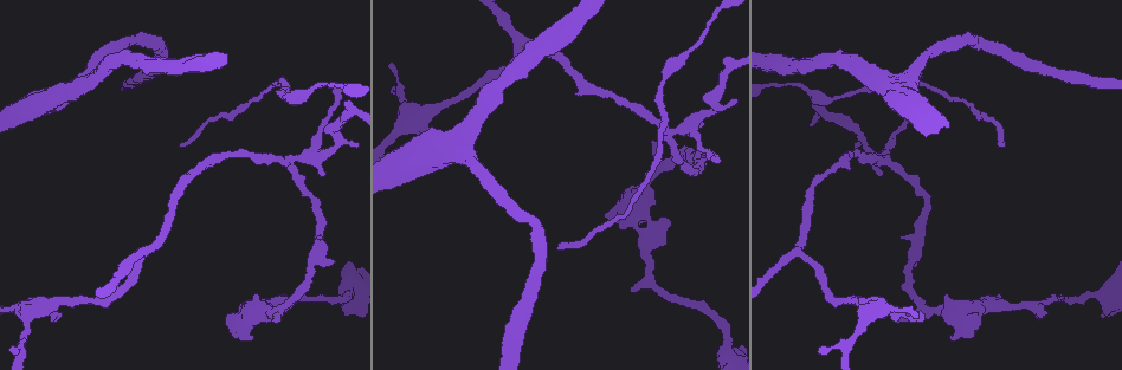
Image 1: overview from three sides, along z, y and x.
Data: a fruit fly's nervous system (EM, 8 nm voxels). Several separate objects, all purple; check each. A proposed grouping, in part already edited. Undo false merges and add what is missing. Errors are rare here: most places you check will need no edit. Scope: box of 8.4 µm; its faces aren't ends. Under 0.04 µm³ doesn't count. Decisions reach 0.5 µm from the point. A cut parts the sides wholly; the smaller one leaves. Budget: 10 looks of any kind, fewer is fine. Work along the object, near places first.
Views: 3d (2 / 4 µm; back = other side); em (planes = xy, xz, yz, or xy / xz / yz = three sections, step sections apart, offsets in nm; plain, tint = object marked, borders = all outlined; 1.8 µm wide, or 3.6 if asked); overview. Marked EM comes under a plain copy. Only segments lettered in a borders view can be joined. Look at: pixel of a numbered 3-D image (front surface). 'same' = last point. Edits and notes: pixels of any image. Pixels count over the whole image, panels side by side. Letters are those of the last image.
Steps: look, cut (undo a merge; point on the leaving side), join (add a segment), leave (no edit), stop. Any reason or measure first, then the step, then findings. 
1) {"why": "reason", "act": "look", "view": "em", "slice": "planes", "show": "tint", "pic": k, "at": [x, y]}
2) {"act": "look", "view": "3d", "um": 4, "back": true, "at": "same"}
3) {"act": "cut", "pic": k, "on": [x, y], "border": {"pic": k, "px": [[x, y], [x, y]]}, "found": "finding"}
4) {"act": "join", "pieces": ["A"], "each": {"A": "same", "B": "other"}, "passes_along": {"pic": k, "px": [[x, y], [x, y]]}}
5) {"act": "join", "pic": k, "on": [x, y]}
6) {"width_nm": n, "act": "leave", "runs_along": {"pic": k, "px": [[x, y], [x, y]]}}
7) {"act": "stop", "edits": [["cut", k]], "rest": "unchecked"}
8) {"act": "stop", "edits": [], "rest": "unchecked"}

{"act": "look", "view": "3d", "um": 4, "pic": 1, "at": [648, 236]}

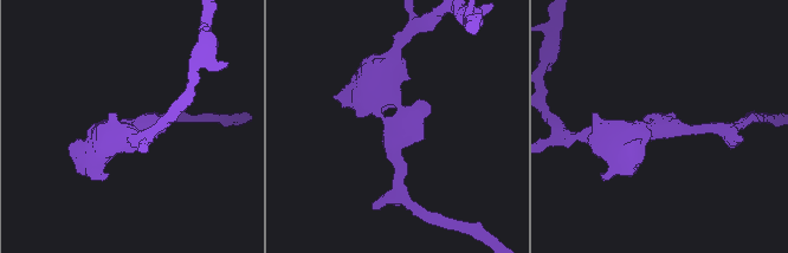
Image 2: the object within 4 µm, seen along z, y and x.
{"act": "look", "view": "em", "slice": "planes", "show": "borders", "pic": 2, "at": [665, 126]}

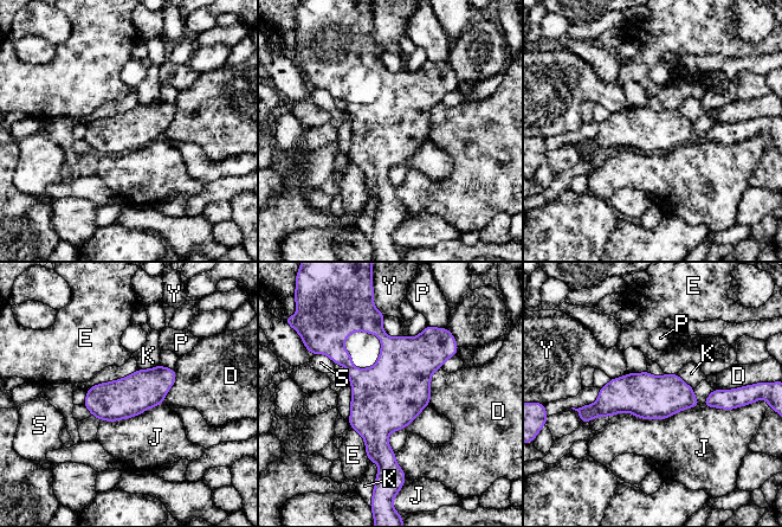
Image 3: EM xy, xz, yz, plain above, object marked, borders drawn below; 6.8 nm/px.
{"width_nm": 280, "act": "leave", "each": {"D": "other", "E": "other", "J": "other", "K": "other", "P": "other", "S": "other", "Y": "other"}, "border": {"pic": 3, "px": [[699, 405], [664, 418], [609, 417]]}, "found": "continuous, no second neuron"}

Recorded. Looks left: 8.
{"why": "sharp bend", "act": "look", "view": "em", "slice": "xy", "step": 8, "show": "borders", "pic": 1, "at": [666, 133]}

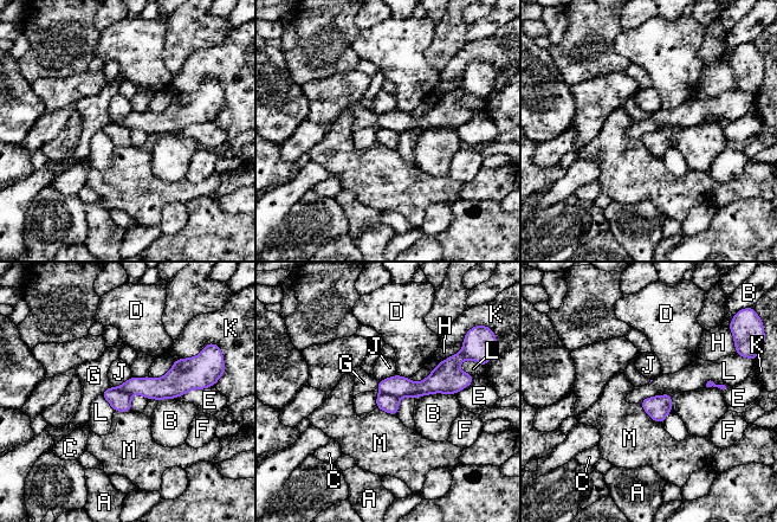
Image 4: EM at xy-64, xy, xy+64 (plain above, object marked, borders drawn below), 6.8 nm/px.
{"width_nm": 150, "act": "cut", "pic": 4, "on": [399, 386], "each": {"A": "other", "B": "other", "C": "other", "D": "other", "E": "other", "F": "other", "G": "other", "H": "other", "J": "other", "K": "other", "L": "other", "M": "other"}, "found": "two neurons meet here"}

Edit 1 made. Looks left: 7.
{"why": "long arm stops here", "act": "look", "view": "em", "slice": "planes", "show": "borders", "pic": 1, "at": [558, 246]}

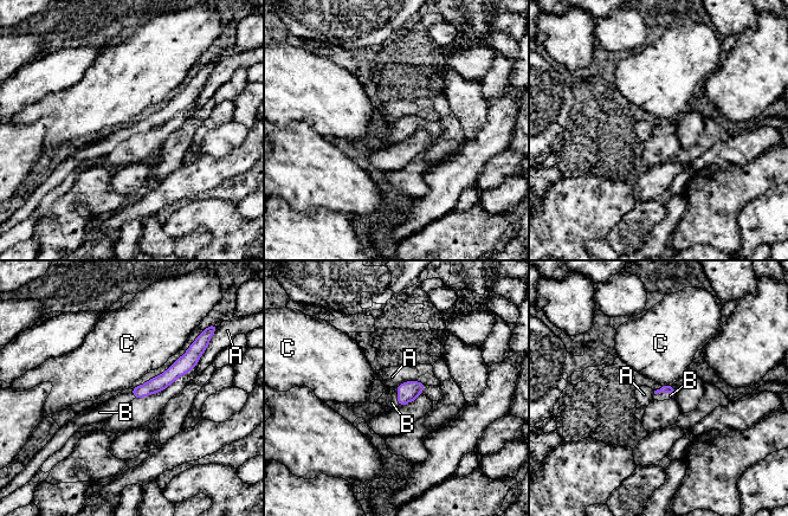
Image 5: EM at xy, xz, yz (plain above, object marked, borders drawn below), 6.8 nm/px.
{"act": "join", "pic": 5, "on": [389, 398], "each": {"A": "other", "B": "same", "C": "other"}, "passes_along": {"pic": 5, "px": [[409, 391], [398, 397], [389, 398]]}, "found": "the neuron continues"}

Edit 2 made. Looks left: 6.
{"why": "side arm on a straight run", "act": "look", "view": "em", "um": 3.6, "slice": "planes", "show": "borders", "pic": 1, "at": [58, 94]}

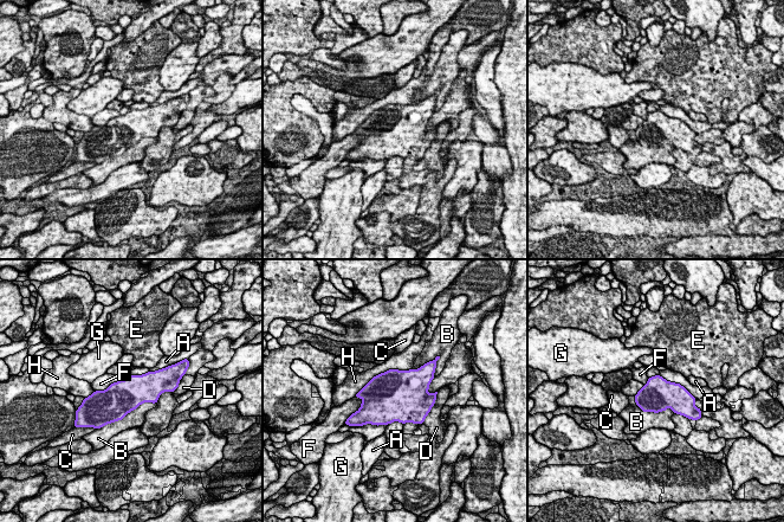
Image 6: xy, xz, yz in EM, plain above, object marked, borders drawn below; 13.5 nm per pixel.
{"width_nm": 460, "act": "leave", "each": {"A": "other", "B": "other", "C": "other", "D": "other", "E": "other", "F": "other", "G": "other", "H": "other"}, "border": {"pic": 6, "px": [[120, 380], [102, 391], [95, 391]]}, "found": "continuous, no second neuron"}

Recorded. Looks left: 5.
{"act": "stop", "edits": [["cut", 4], ["join", 5]], "rest": "unchecked"}

